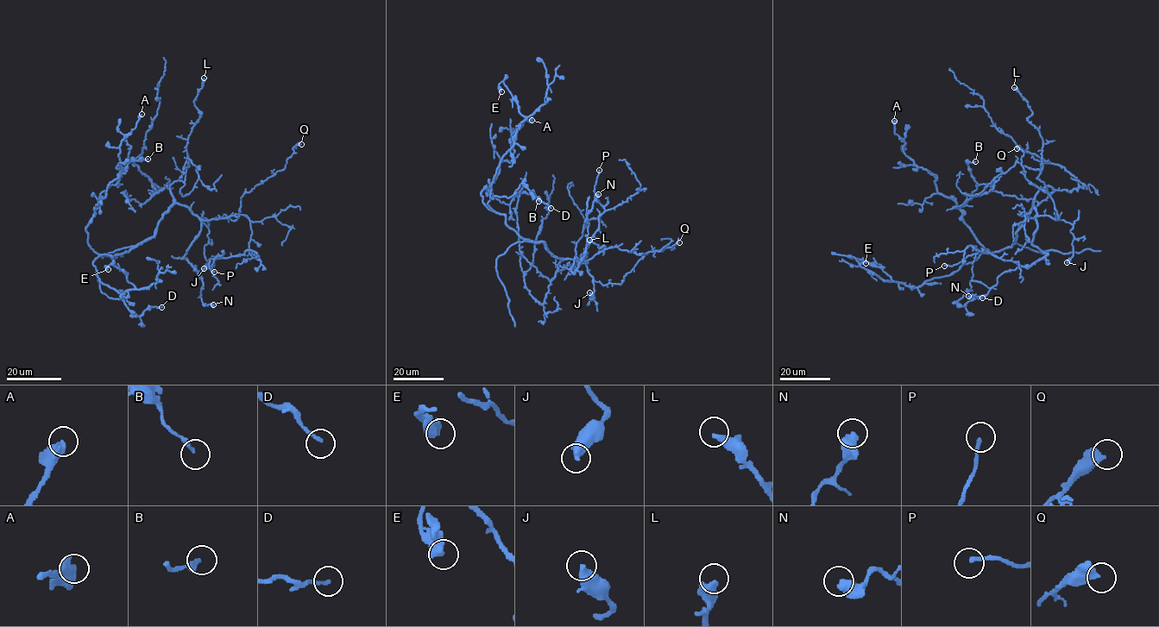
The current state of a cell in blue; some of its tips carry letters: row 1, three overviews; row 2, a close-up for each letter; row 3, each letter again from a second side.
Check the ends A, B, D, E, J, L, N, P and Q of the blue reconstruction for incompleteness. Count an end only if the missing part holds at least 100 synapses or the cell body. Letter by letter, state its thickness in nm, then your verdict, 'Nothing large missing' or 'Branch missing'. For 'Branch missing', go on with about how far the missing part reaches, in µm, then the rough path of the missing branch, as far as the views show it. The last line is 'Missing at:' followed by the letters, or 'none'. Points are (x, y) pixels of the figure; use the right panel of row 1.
A: Thickness 500 nm. Nothing large missing
B: Thickness 190 nm. Nothing large missing
D: Thickness 160 nm. Nothing large missing
E: Thickness 480 nm. Nothing large missing
J: Thickness 440 nm. Nothing large missing
L: Thickness 360 nm. Nothing large missing
N: Thickness 550 nm. Nothing large missing
P: Thickness 170 nm. Nothing large missing
Q: Thickness 480 nm. Nothing large missing
Missing at: none

